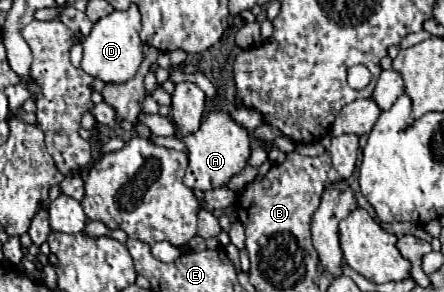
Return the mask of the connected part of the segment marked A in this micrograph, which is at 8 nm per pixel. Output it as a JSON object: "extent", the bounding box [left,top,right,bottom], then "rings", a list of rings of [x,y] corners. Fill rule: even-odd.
{"extent":[182,112,250,190],"rings":[[[210,112],[208,118],[202,122],[200,130],[184,136],[182,138],[186,148],[188,148],[188,156],[190,156],[190,164],[184,176],[184,184],[192,190],[214,190],[214,188],[222,188],[226,186],[226,182],[238,174],[240,170],[244,170],[244,166],[248,164],[250,158],[250,134],[238,126],[230,114],[224,112]]]}

